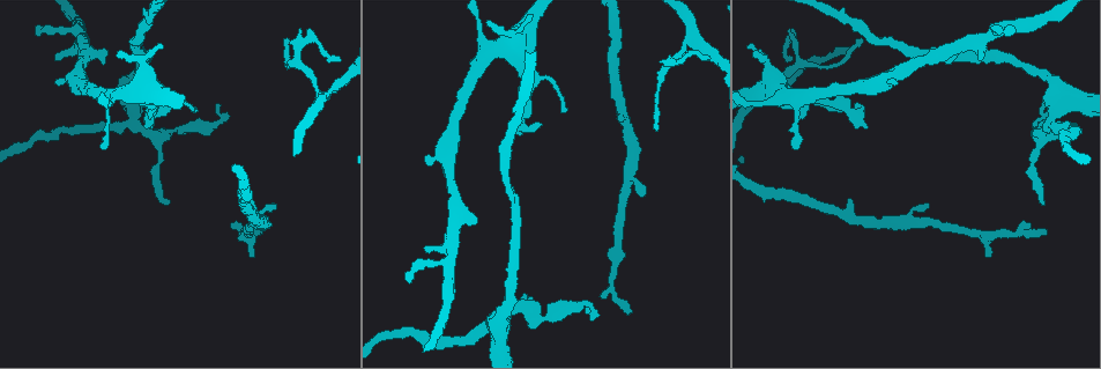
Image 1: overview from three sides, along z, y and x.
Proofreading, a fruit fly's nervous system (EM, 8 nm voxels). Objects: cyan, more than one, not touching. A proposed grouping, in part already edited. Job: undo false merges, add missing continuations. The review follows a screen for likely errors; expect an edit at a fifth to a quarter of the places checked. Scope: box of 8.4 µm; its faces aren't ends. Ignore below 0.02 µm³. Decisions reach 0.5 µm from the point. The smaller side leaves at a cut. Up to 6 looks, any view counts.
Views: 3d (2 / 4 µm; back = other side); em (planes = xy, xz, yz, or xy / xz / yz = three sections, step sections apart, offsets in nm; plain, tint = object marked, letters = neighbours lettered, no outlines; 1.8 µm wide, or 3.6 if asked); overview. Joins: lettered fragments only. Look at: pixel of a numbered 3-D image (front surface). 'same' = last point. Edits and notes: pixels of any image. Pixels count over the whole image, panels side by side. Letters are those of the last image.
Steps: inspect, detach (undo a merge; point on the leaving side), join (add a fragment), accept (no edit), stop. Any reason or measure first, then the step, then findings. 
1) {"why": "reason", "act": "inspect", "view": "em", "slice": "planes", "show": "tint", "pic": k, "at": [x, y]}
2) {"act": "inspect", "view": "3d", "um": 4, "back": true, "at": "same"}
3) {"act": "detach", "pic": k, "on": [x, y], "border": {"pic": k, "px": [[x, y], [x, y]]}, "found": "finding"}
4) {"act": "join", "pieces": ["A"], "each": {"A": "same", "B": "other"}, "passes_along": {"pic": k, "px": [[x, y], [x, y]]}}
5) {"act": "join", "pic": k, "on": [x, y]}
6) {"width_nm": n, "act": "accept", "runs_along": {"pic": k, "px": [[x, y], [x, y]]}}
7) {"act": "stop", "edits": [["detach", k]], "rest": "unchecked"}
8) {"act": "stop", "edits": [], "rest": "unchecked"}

{"why": "an open end", "act": "inspect", "view": "em", "slice": "xz", "step": 16, "show": "tint", "pic": 1, "at": [927, 206]}

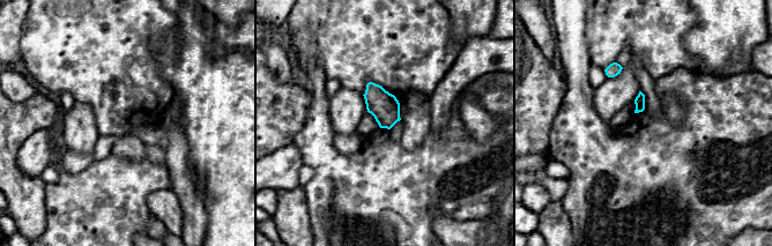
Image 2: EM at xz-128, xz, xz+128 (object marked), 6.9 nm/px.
{"why": "another direction", "act": "inspect", "view": "em", "slice": "planes", "show": "letters", "at": "same"}

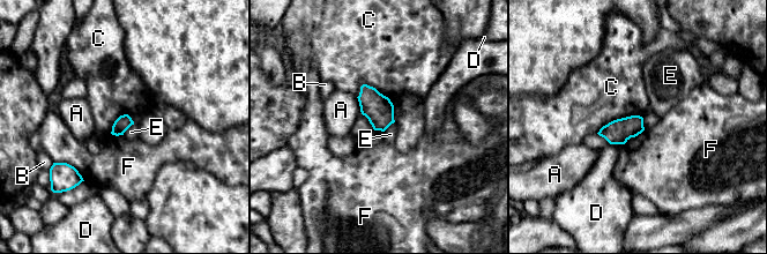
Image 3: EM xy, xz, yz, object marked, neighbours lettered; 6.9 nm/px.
{"width_nm": 100, "act": "accept", "each": {"A": "other", "B": "other", "C": "other", "D": "other", "E": "other", "F": "other"}, "border": {"pic": 3, "px": [[359, 87], [374, 87], [394, 105]]}, "found": "no lettered fragment goes on from it"}

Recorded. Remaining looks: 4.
{"why": "an open end", "act": "inspect", "view": "3d", "um": 4, "pic": 1, "at": [1040, 203]}

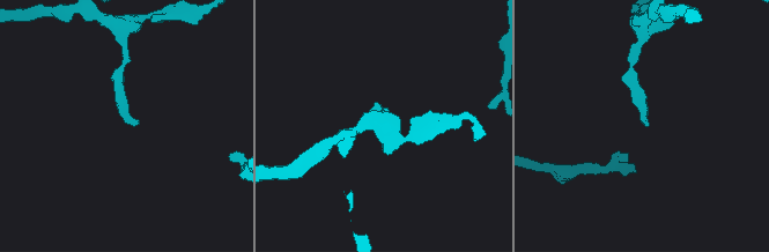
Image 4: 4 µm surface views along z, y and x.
{"why": "shape alone is not enough", "act": "inspect", "view": "em", "slice": "yz", "step": 8, "show": "letters", "pic": 4, "at": [647, 123]}

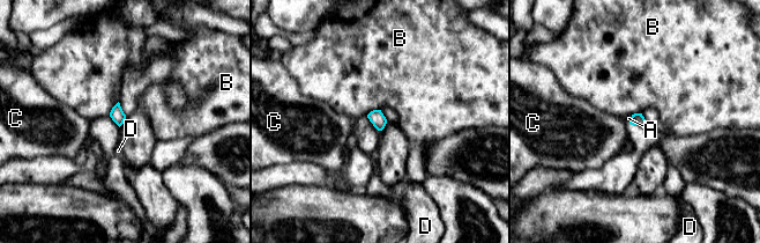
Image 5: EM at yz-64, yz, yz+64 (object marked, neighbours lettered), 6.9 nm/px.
{"act": "accept", "each": {"A": "other", "B": "other", "C": "other", "D": "other"}, "border": {"pic": 5, "px": [[118, 101], [109, 115]]}, "found": "no lettered fragment goes on from it"}

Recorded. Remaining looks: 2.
{"why": "an open end", "act": "inspect", "view": "em", "slice": "planes", "show": "tint", "pic": 1, "at": [489, 25]}

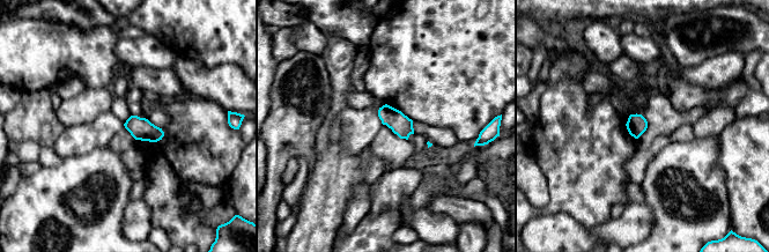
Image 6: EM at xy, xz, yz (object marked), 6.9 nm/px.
{"act": "inspect", "view": "em", "slice": "planes", "show": "letters", "at": "same"}

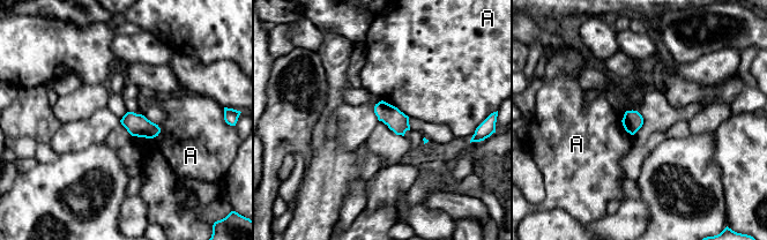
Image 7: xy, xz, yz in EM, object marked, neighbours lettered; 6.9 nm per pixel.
{"longest_contact_nm": ["A", 150], "act": "accept", "each": {"A": "other"}, "border": {"pic": 7, "px": [[161, 128], [155, 136], [142, 137]]}, "found": "no lettered fragment goes on from it"}

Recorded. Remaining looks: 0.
{"act": "stop", "edits": [], "rest": "unchecked"}

